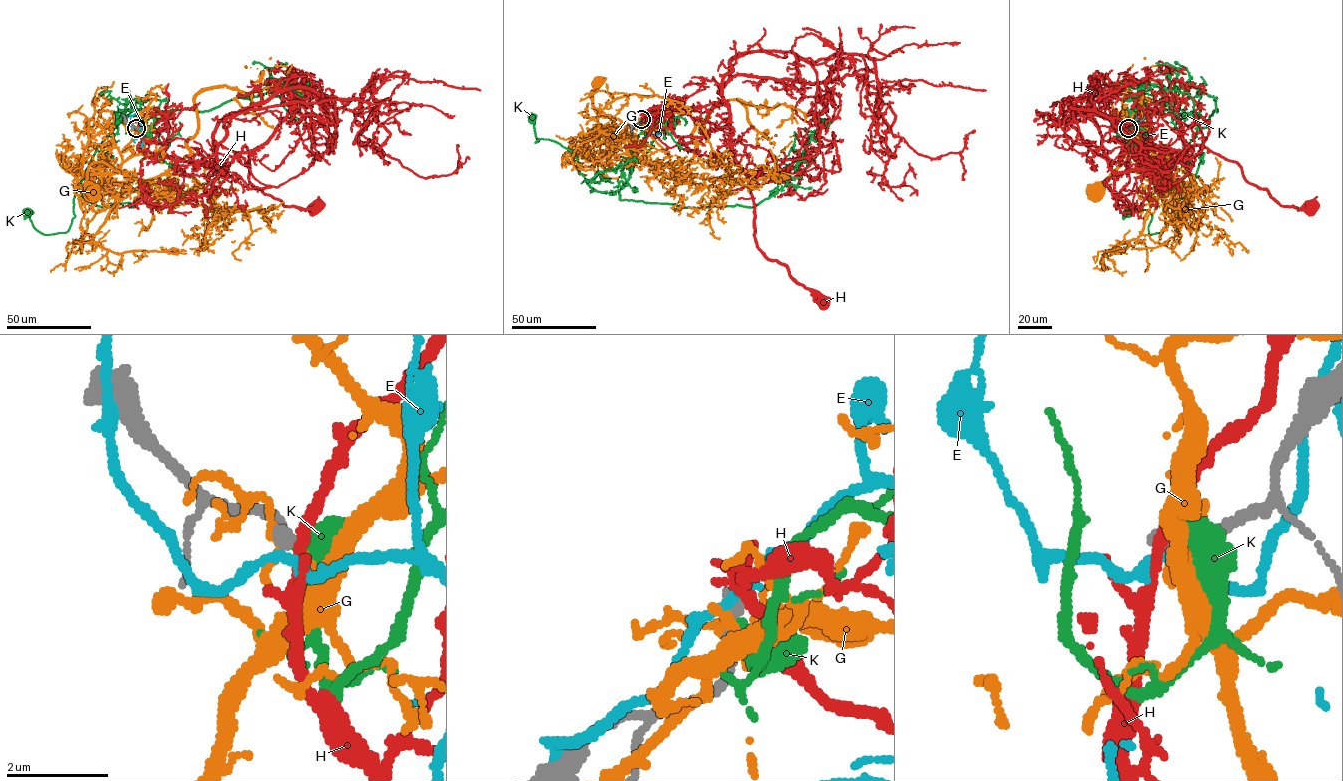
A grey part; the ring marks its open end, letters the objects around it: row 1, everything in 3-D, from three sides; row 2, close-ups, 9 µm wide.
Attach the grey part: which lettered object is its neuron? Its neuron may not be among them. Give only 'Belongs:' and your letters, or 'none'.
Belongs: none

